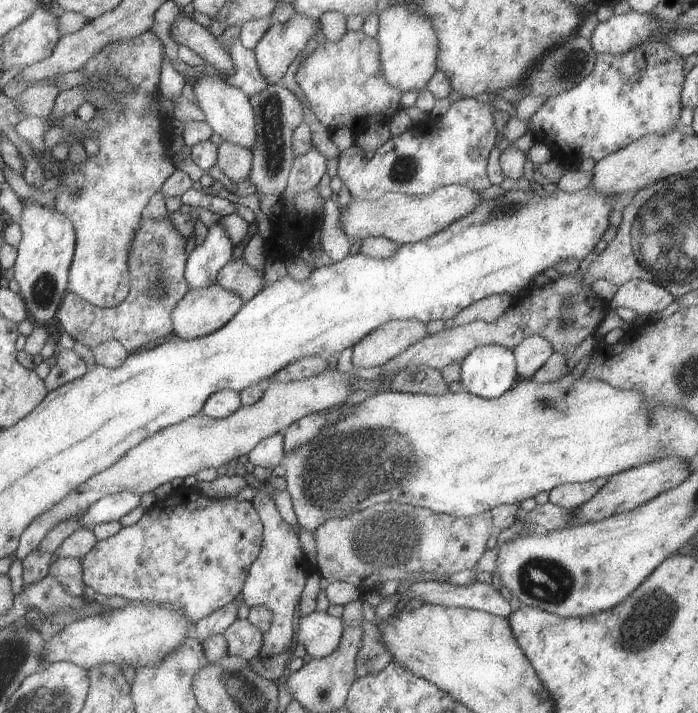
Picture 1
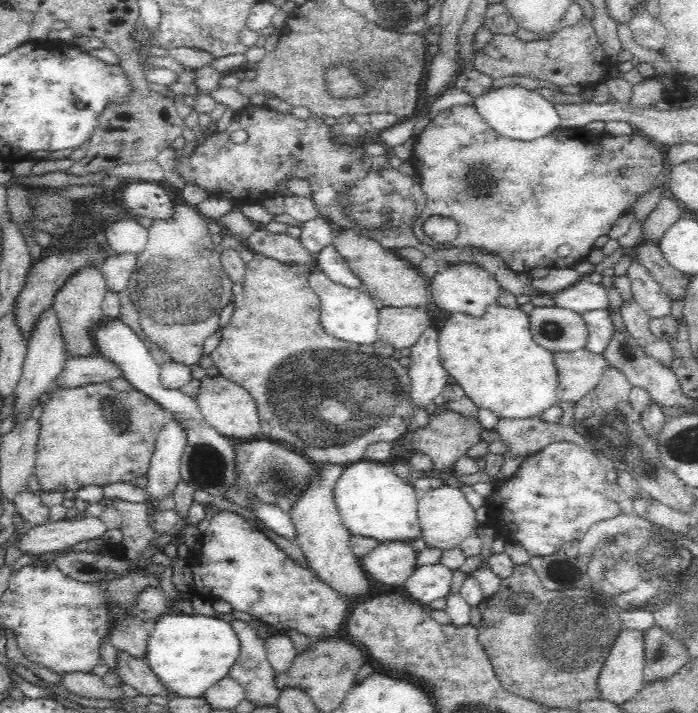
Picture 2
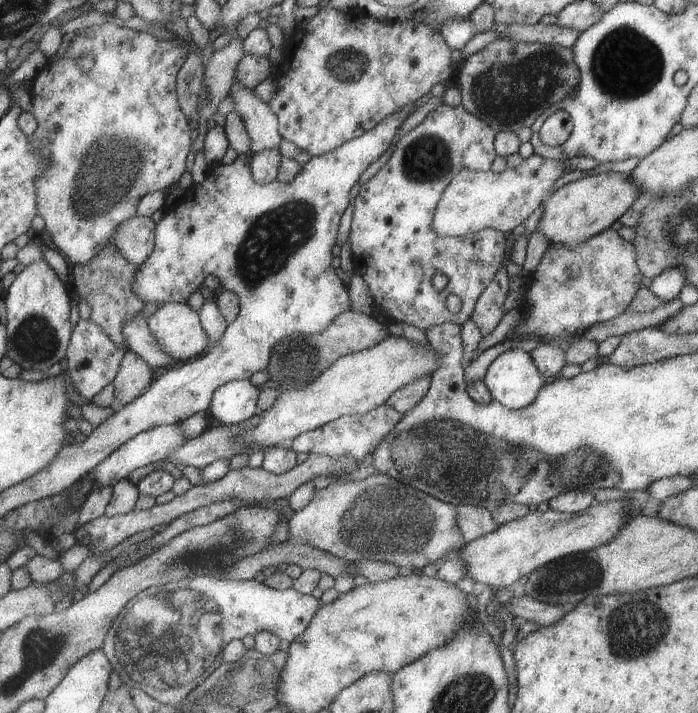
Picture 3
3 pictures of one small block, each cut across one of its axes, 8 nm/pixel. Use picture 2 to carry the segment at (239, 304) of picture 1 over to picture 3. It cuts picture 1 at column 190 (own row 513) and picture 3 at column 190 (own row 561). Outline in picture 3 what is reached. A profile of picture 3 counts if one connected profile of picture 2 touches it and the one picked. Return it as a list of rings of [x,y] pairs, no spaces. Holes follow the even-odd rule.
[[[164,304],[148,319],[148,325],[159,346],[176,362],[189,362],[209,350],[210,340],[203,328],[200,312],[189,304]]]

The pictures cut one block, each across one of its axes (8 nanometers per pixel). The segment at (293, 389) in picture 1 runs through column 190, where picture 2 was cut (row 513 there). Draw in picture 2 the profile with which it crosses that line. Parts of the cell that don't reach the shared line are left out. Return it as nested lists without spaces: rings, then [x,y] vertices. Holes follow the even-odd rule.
[[[444,484],[426,492],[420,492],[418,497],[418,518],[422,527],[420,538],[428,547],[444,550],[458,546],[477,527],[476,509],[472,507],[466,493],[459,487]]]

